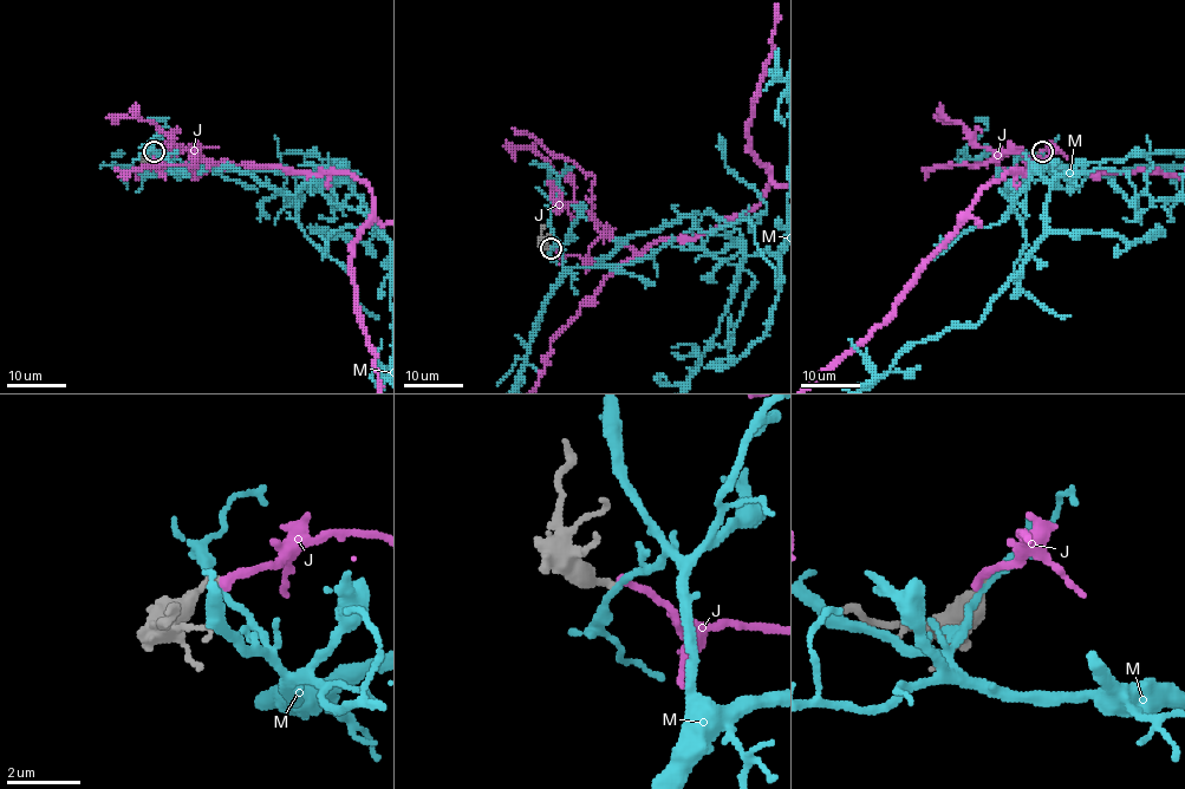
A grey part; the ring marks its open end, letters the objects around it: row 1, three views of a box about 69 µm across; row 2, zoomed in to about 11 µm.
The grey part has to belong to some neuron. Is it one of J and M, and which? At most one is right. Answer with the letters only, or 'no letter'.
J

